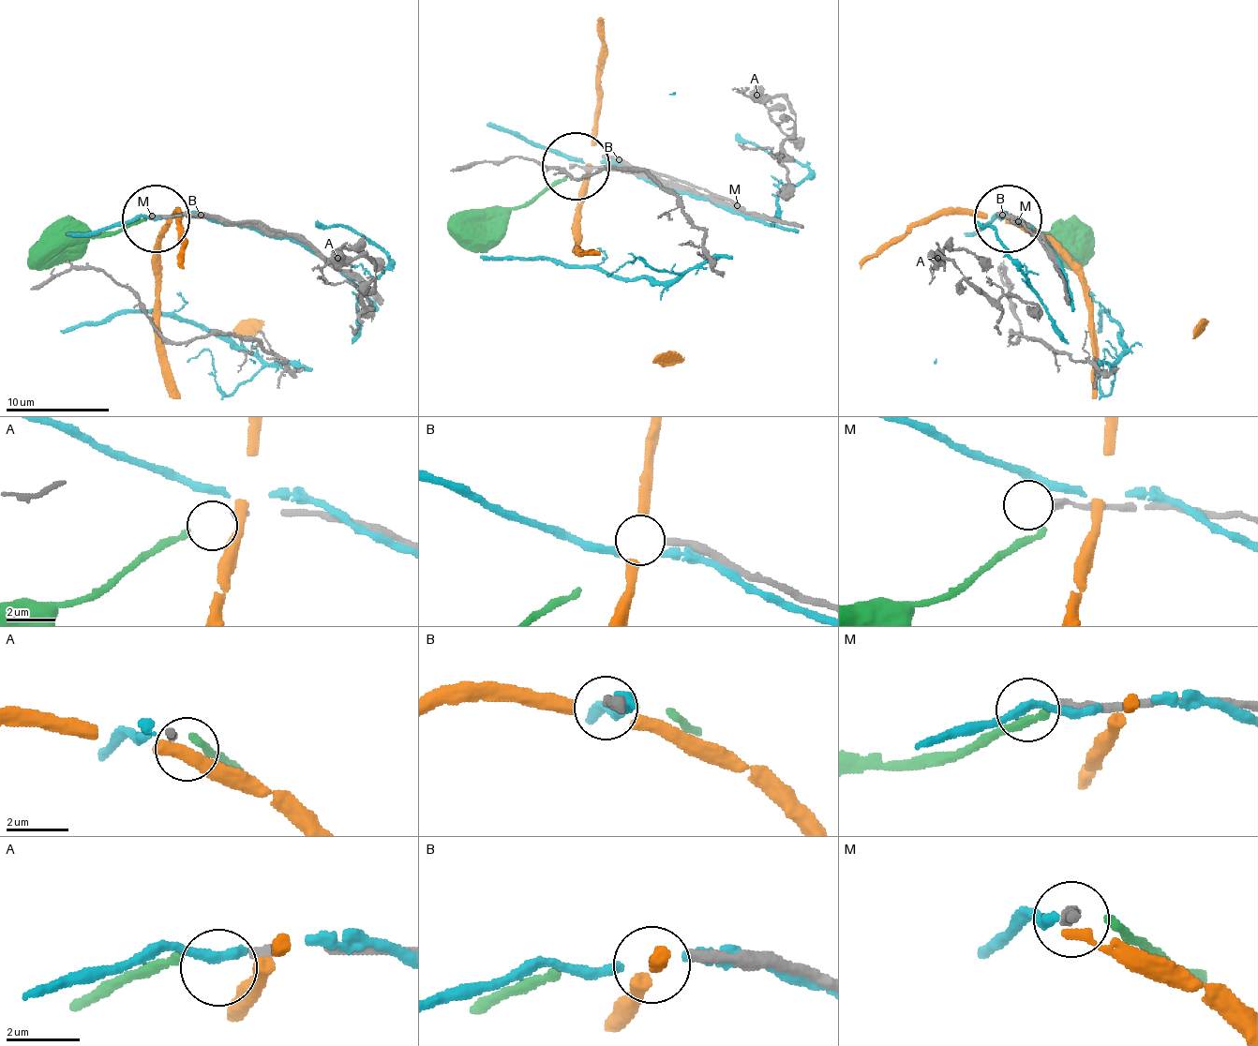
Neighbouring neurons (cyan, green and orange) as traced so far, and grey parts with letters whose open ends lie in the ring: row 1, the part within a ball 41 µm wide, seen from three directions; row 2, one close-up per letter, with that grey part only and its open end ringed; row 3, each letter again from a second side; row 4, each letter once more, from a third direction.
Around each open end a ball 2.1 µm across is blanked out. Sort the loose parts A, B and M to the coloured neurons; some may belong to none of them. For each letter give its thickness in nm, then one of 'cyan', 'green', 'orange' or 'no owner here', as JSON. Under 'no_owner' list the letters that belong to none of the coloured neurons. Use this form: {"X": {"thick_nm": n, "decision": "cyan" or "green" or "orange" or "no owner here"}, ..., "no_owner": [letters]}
{"A": {"thick_nm": 240, "decision": "green"}, "B": {"thick_nm": 300, "decision": "no owner here"}, "M": {"thick_nm": 300, "decision": "no owner here"}, "no_owner": ["B", "M"]}

